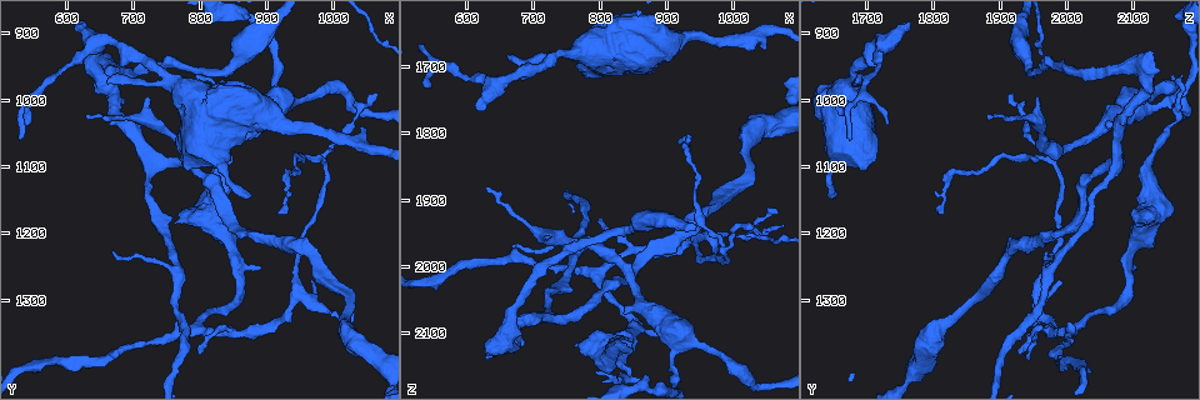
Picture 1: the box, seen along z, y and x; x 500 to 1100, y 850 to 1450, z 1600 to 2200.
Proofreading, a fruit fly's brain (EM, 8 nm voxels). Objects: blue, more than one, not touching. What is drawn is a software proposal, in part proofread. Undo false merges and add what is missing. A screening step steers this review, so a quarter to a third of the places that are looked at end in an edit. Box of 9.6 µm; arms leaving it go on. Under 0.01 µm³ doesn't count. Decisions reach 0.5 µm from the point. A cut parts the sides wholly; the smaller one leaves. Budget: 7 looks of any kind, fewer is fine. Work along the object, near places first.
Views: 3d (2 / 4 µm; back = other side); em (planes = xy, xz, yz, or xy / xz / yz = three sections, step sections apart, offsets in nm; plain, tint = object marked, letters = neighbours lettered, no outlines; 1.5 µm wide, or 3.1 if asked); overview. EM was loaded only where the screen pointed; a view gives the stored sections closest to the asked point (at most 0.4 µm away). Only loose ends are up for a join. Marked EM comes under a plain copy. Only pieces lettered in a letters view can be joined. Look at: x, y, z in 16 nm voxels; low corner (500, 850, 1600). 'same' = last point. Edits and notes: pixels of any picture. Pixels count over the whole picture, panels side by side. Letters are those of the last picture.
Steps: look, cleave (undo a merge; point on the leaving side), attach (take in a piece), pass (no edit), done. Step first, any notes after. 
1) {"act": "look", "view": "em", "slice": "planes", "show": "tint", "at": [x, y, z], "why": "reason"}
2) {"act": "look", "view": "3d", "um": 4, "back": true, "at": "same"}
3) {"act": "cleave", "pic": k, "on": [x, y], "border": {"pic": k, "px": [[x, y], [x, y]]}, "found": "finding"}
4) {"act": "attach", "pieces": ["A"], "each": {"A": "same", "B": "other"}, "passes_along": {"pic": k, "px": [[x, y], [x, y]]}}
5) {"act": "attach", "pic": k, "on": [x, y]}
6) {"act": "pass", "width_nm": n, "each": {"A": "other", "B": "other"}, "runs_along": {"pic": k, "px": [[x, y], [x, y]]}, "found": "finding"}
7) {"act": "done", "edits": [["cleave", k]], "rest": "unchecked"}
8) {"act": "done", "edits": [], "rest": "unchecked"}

{"act": "look", "view": "em", "slice": "xy", "step": 8, "show": "tint", "at": [935, 1110, 1830], "why": "abrupt turn"}

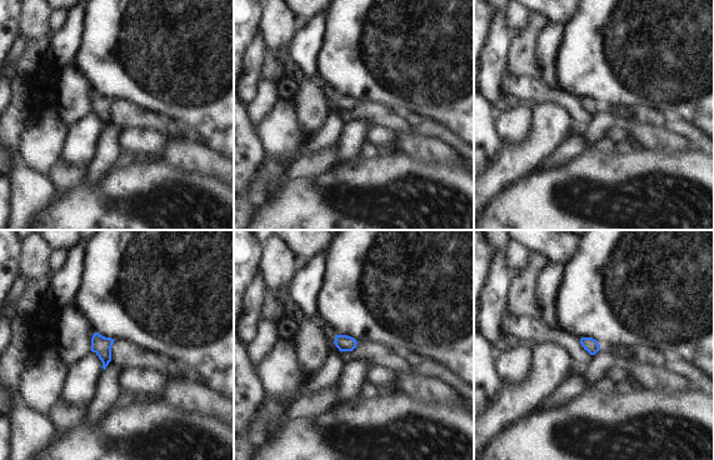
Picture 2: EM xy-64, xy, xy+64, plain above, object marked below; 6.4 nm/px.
{"act": "look", "view": "em", "slice": "planes", "show": "letters", "at": "same", "why": "cut it another way"}

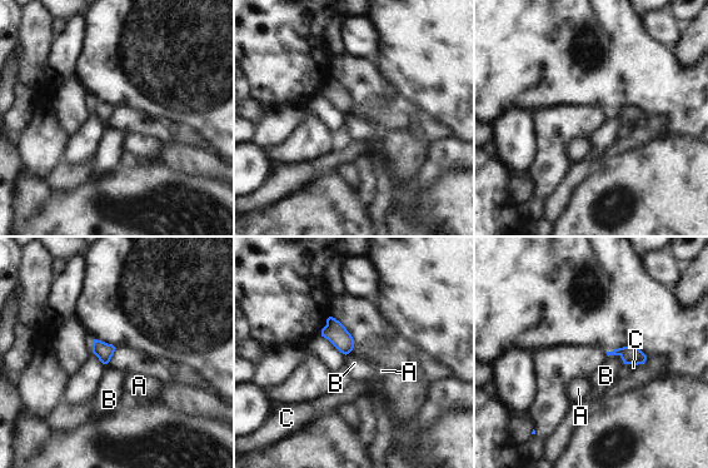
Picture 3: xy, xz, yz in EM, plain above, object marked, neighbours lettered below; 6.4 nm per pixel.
{"act": "pass", "width_nm": 50, "each": {"A": "other", "B": "other", "C": "other"}, "border": {"pic": 3, "px": [[608, 356], [618, 356], [624, 363]]}, "found": "continuous, no second cell"}

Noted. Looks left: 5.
{"act": "look", "view": "em", "slice": "yz", "step": 8, "show": "letters", "at": [730, 995, 1955], "why": "an open end"}

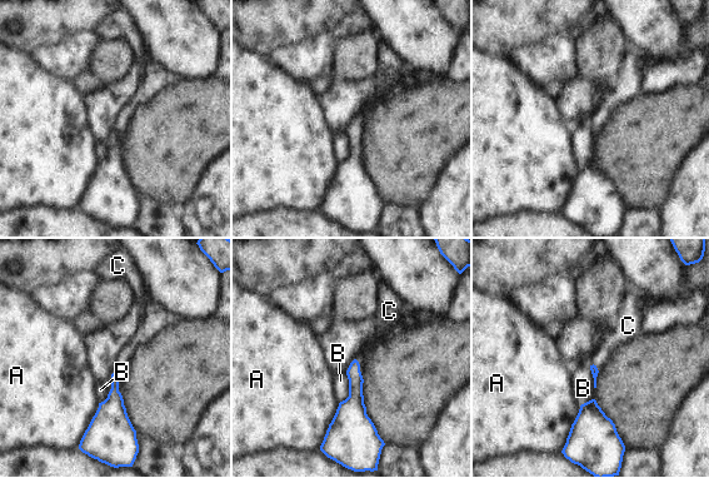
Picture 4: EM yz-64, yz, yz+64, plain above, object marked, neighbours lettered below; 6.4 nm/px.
{"act": "look", "view": "em", "slice": "planes", "show": "letters", "at": "same", "why": "another direction"}

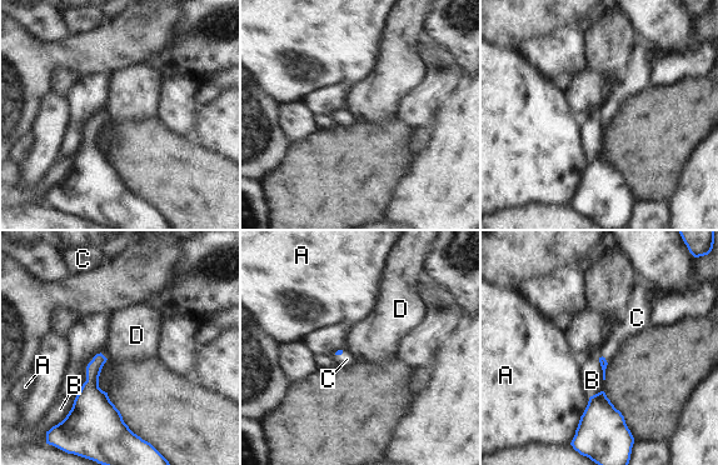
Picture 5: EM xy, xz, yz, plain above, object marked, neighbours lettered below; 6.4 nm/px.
{"act": "attach", "pieces": ["C"], "longest_contact_nm": ["A", 240], "each": {"A": "other", "B": "other", "C": "same", "D": "other"}, "passes_along": {"pic": 5, "px": [[603, 363], [603, 358], [626, 328]]}, "found": "it goes on there"}

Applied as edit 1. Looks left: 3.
{"act": "look", "view": "overview"}

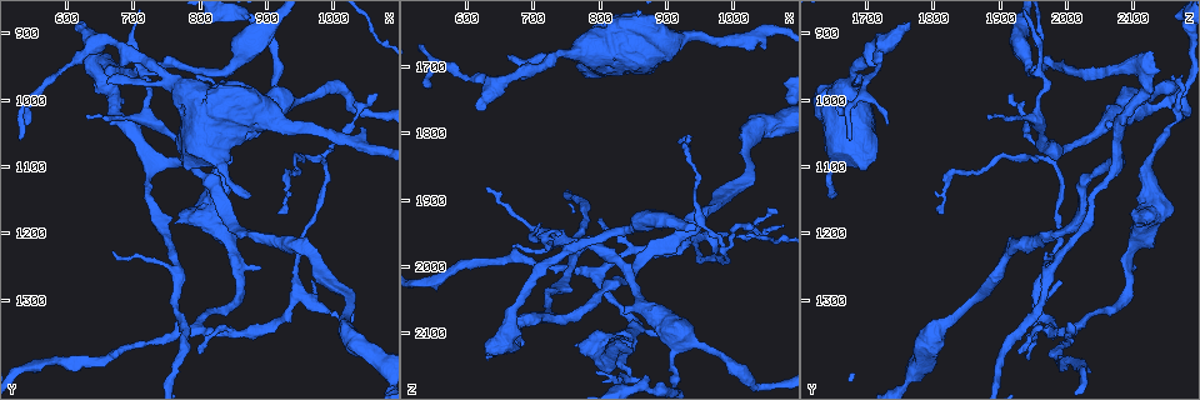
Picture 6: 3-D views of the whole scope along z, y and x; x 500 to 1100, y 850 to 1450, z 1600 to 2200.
{"act": "look", "view": "em", "slice": "xy", "step": 8, "show": "letters", "at": [630, 930, 2125], "why": "free end"}

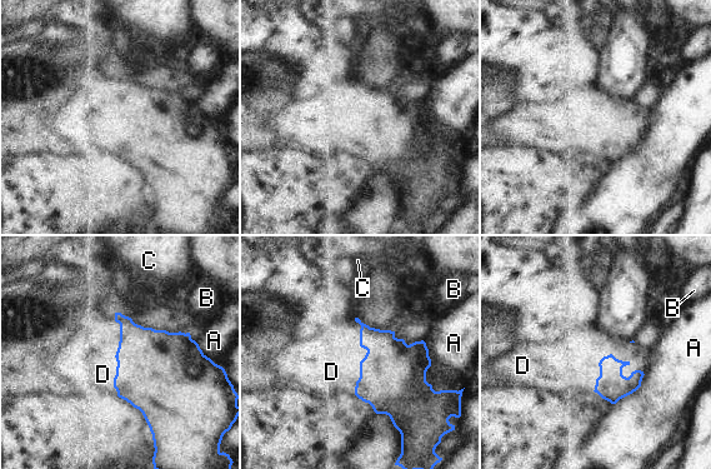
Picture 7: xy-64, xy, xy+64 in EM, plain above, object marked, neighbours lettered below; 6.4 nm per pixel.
{"act": "look", "view": "em", "slice": "planes", "show": "letters", "at": "same"}

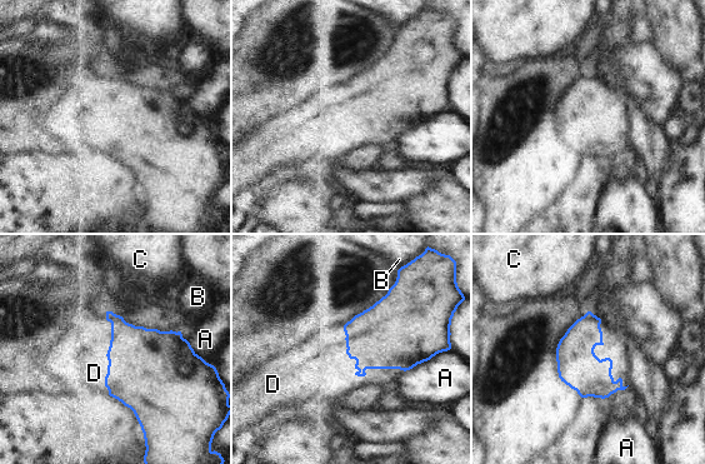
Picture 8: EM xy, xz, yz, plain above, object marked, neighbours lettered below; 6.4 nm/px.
{"act": "attach", "pieces": ["D"], "each": {"A": "other", "B": "other", "C": "other", "D": "same"}, "passes_along": {"pic": 8, "px": [[146, 372], [108, 370], [94, 373]]}, "found": "it goes on there"}

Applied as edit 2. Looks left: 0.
{"act": "done", "edits": [["attach", 5], ["attach", 8]], "rest": "unchecked"}

